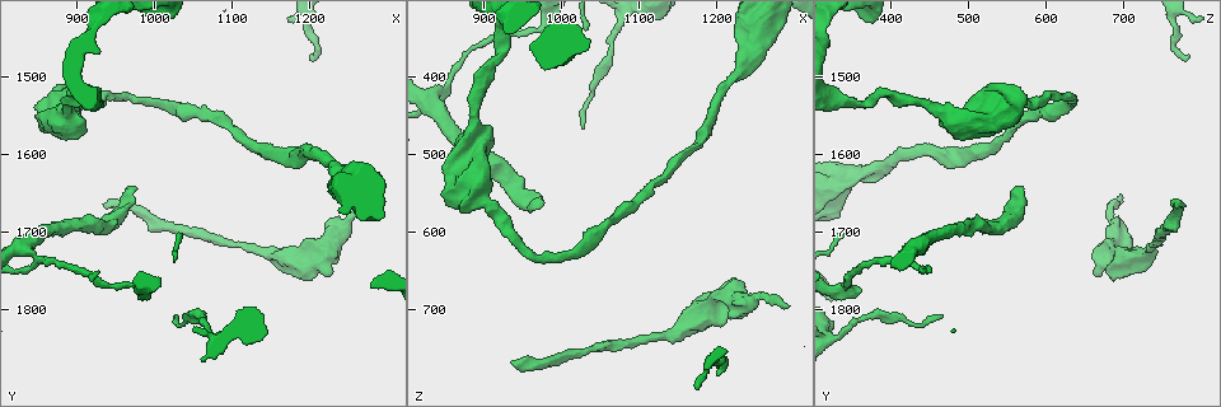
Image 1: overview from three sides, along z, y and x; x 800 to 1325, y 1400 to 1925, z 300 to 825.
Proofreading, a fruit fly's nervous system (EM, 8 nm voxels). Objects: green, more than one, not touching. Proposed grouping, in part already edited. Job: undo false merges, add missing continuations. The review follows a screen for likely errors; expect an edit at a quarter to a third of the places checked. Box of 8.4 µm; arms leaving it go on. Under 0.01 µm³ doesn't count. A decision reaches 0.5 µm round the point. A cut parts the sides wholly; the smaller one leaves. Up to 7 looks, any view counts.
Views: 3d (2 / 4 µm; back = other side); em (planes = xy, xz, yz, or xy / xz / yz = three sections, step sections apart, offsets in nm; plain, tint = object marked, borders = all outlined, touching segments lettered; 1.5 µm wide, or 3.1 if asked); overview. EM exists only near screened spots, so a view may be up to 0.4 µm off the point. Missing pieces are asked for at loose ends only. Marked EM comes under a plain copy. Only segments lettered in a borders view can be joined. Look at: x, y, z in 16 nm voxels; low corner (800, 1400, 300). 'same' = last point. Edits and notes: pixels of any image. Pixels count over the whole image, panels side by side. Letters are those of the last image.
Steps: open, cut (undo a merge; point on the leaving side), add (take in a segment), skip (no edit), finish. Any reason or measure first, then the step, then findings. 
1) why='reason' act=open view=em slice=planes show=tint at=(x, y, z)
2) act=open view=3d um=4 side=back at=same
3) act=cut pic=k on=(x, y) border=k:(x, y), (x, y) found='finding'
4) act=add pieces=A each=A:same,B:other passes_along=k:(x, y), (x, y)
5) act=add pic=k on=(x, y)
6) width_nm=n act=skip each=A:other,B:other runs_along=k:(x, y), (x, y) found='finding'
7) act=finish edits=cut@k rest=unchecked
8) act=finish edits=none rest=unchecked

why='end of a long branch' act=open view=3d um=2 at=(935, 1670, 770)

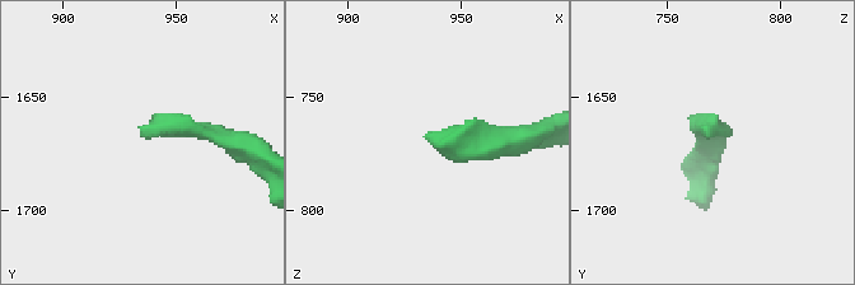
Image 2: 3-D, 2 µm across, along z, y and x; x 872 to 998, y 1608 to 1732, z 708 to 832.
act=open view=em slice=planes show=borders at=(935, 1668, 770)

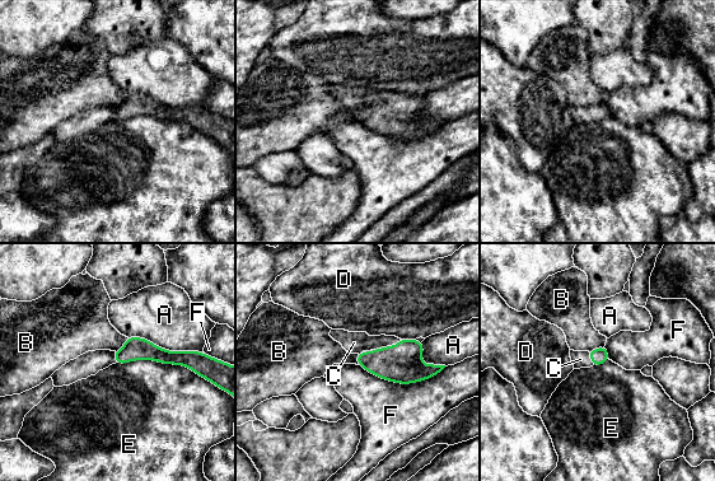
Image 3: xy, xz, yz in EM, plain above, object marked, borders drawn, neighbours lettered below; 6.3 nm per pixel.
act=add pieces=C each=A:other,B:other,C:same,D:other,E:other,F:other passes_along=3:(402, 363), (387, 346), (354, 342) found='the neuron continues'

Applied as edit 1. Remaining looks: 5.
why='see it whole again' act=open view=overview

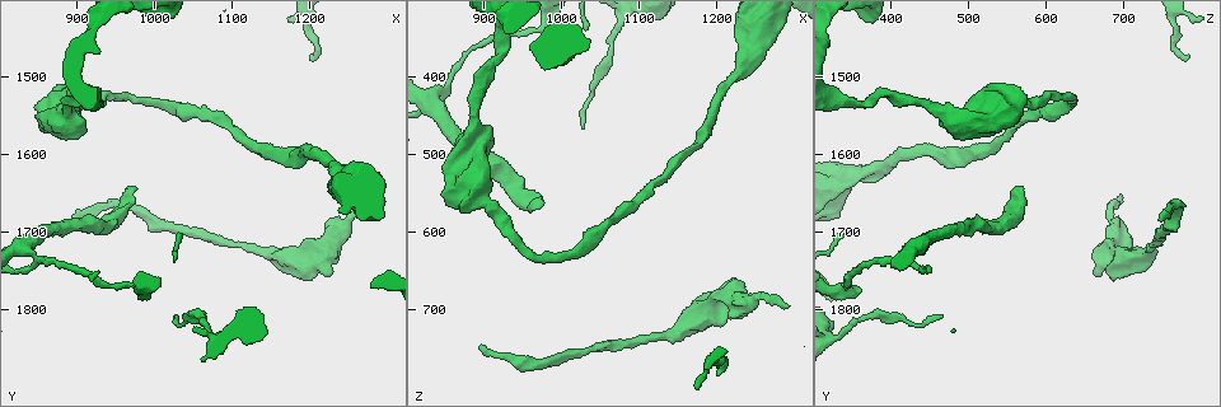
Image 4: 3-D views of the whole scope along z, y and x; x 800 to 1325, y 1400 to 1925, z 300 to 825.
act=open view=em slice=yz step=8 show=tint at=(845, 1730, 420)

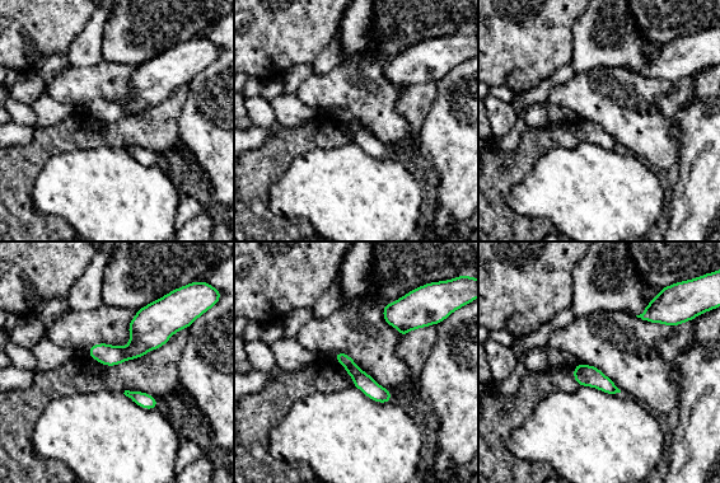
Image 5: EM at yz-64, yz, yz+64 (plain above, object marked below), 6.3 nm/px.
why='cut it another way' act=open view=em slice=planes show=borders at=same

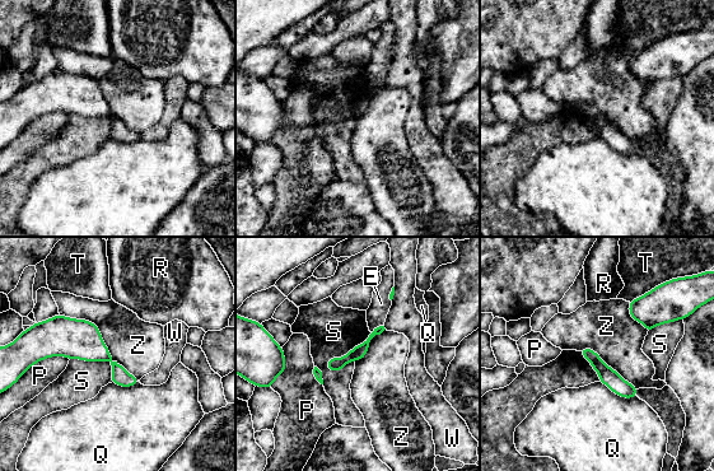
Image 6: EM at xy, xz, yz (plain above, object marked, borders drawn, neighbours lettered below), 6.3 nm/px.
act=cut pic=6 on=(364, 348) each=E:other,P:other,Q:other,R:other,S:other,T:other,W:other,Z:other found='two neurons meet here'

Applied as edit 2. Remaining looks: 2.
why='redraw' act=open view=overview

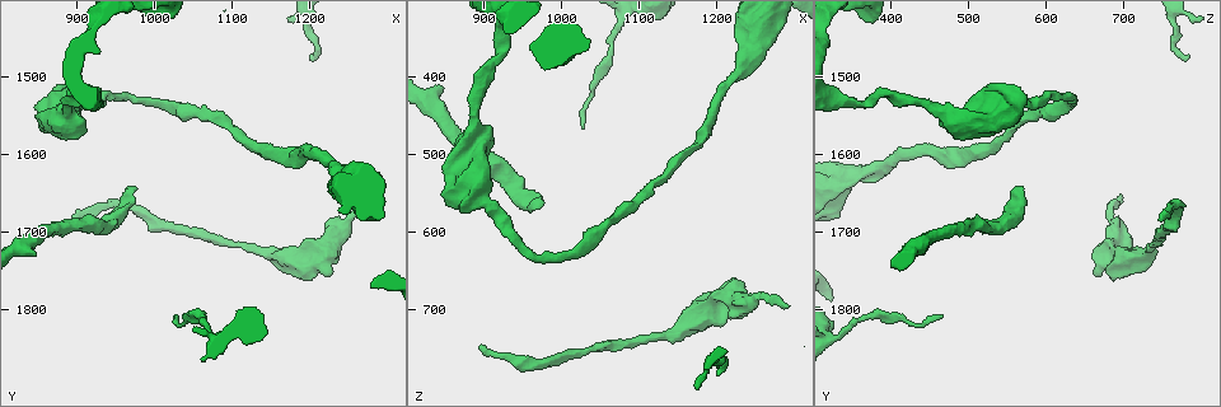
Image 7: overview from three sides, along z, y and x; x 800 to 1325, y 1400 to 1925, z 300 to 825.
why='an open end' act=open view=em slice=planes show=borders at=(1200, 1475, 780)

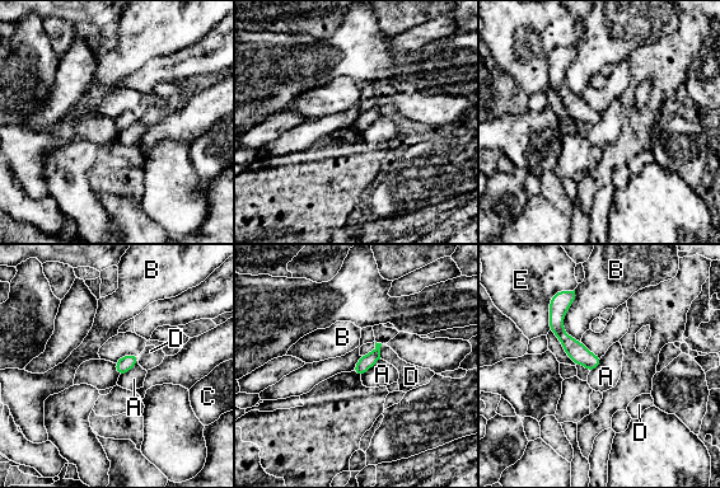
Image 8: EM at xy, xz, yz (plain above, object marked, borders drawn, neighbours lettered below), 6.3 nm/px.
longest_contact=B:340nm act=skip each=A:other,B:other,C:other,D:other,E:other runs_along=8:(561, 304), (557, 329), (592, 366) found='none of them fits'

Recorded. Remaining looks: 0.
act=finish edits=add@3,cut@6 rest=unchecked

